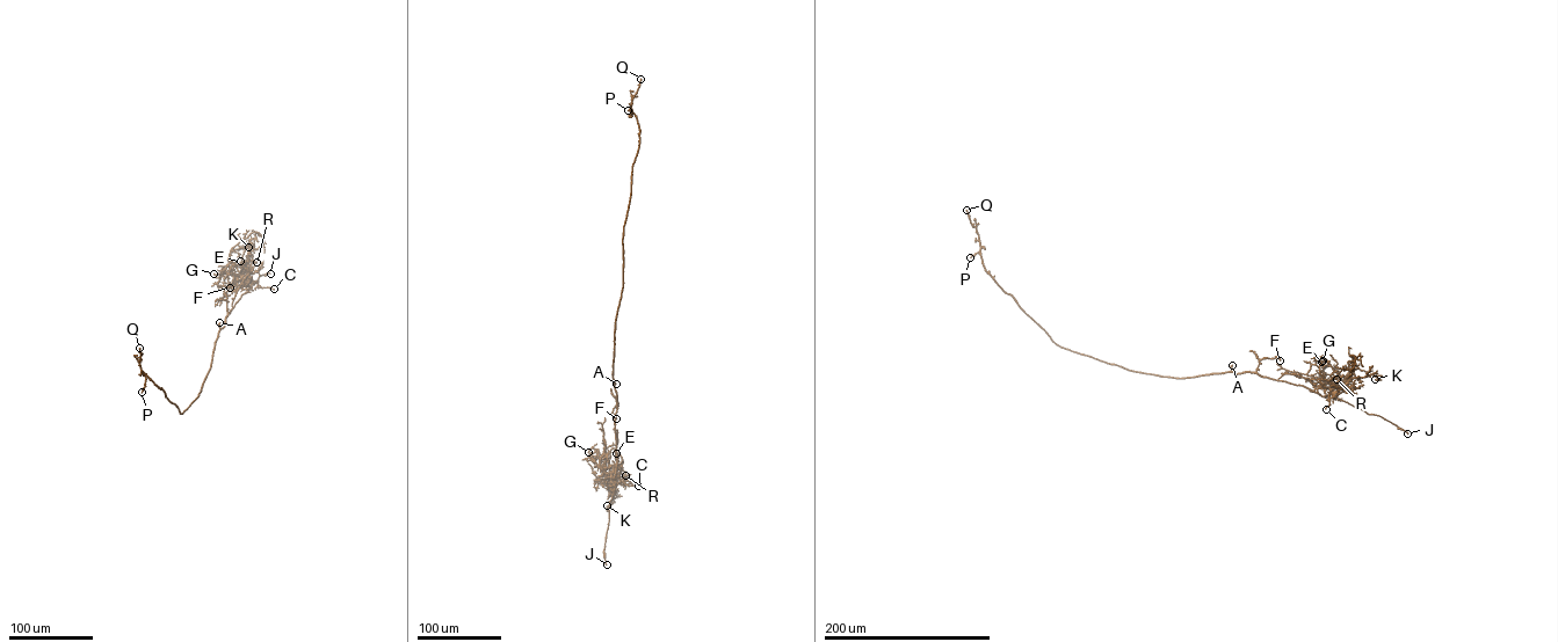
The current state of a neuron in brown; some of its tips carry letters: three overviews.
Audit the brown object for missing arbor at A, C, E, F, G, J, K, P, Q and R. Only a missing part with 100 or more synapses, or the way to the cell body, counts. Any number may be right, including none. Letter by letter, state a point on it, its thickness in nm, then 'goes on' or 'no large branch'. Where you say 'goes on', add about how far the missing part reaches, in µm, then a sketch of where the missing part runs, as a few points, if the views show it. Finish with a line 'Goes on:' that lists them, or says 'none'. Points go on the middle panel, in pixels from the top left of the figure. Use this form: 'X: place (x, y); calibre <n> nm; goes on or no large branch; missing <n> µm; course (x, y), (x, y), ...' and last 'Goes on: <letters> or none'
A: place (616, 384); calibre 160 nm; no large branch
C: place (638, 486); calibre 140 nm; no large branch
E: place (616, 453); calibre 550 nm; no large branch
F: place (616, 418); calibre 650 nm; no large branch
G: place (588, 452); calibre 160 nm; no large branch
J: place (607, 564); calibre 400 nm; goes on; missing 30 µm; course (607, 564), (611, 575), (621, 577)
K: place (607, 505); calibre 110 nm; no large branch
P: place (628, 110); calibre 240 nm; no large branch
Q: place (640, 79); calibre 600 nm; no large branch
R: place (625, 475); calibre 380 nm; no large branch
Goes on: J

